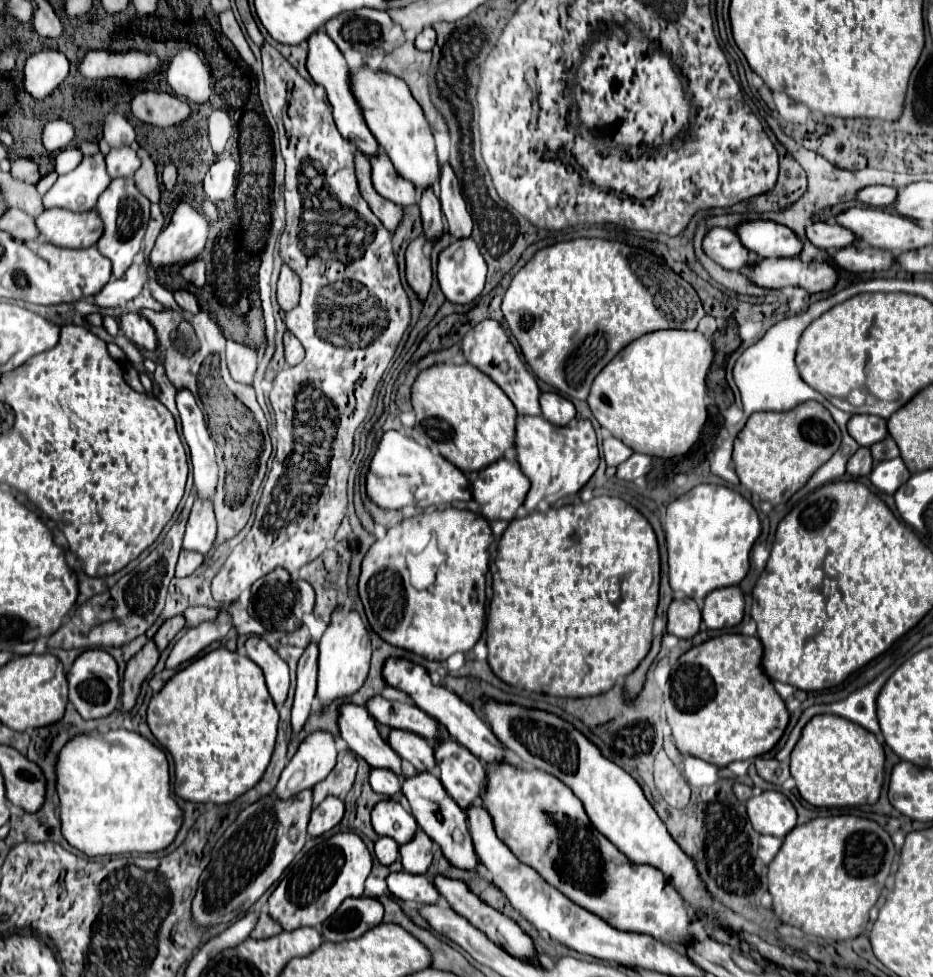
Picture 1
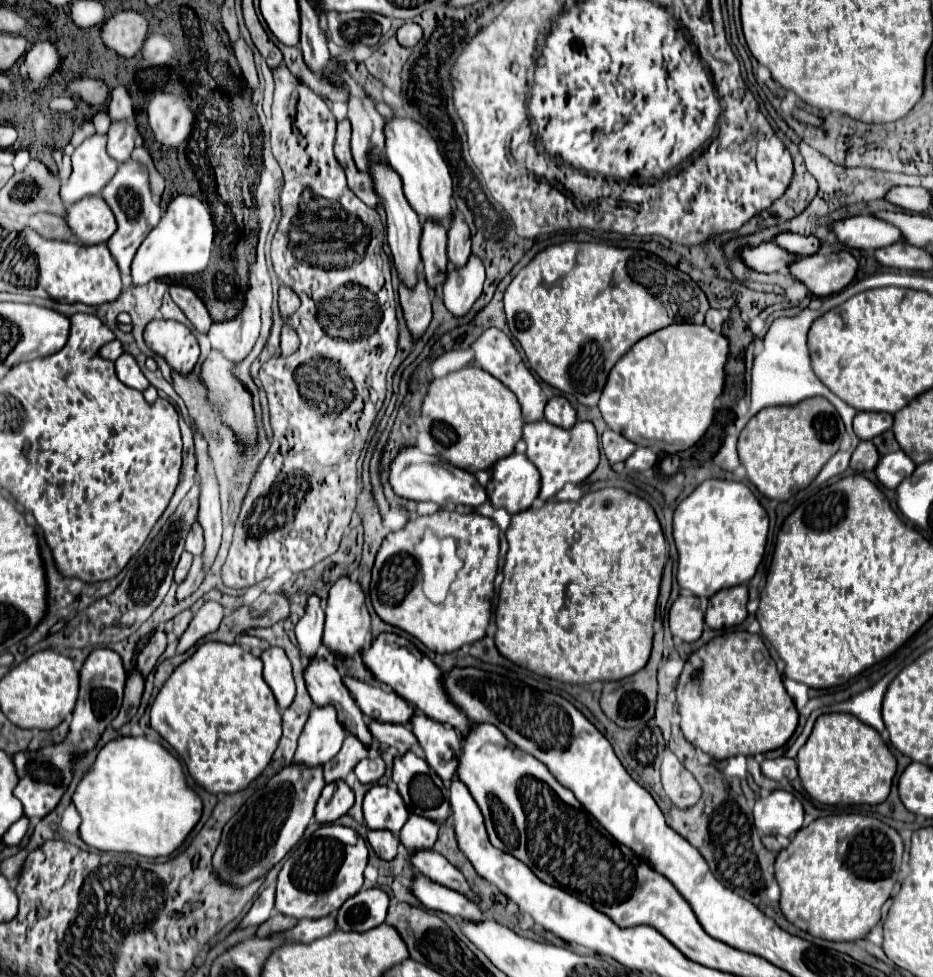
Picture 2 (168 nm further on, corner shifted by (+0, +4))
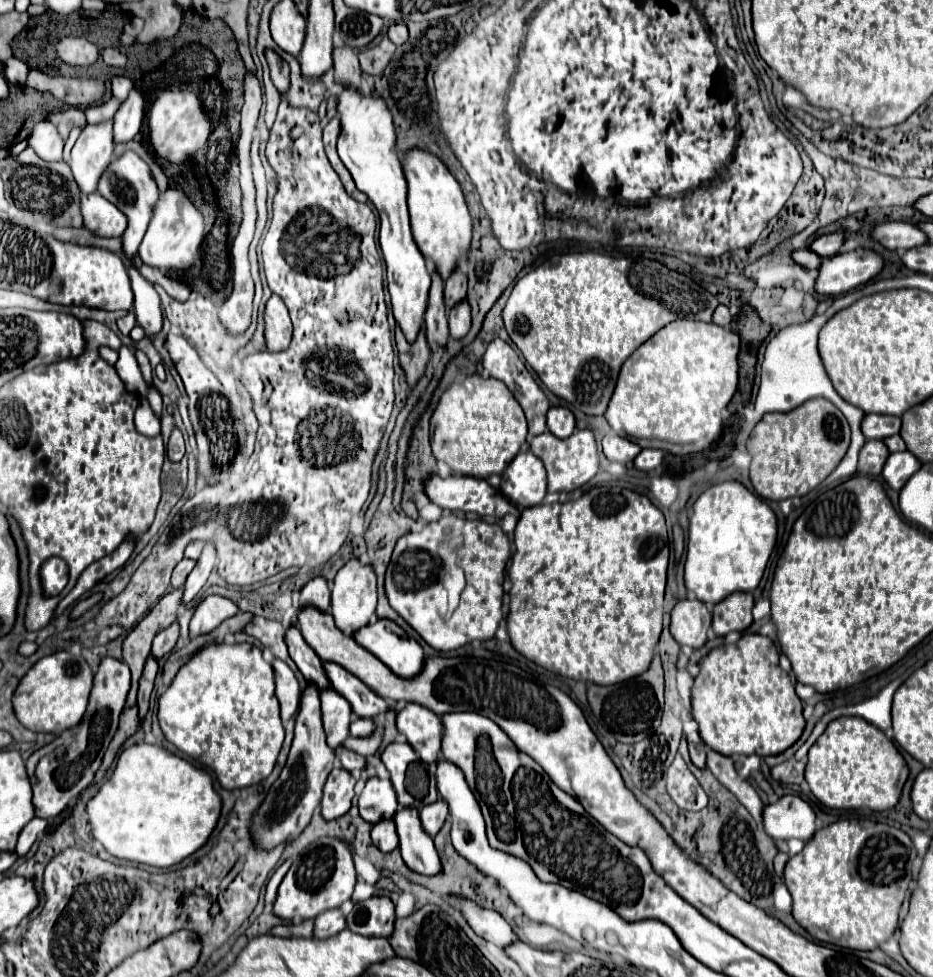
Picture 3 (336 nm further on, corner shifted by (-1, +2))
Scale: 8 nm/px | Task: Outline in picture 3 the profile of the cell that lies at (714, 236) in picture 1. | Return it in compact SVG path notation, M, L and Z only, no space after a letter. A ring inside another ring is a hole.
M807 248L791 252L791 258L793 258L793 262L795 262L795 264L799 264L799 266L803 266L803 268L807 268L807 270L819 268L819 256L817 256L815 252L807 250Z

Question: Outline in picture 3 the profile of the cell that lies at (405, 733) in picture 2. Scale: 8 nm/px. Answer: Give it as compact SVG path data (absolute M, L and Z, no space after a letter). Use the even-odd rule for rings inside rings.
M355 718L351 722L351 736L357 736L357 738L363 738L363 736L371 736L375 732L375 722L371 722L369 718Z

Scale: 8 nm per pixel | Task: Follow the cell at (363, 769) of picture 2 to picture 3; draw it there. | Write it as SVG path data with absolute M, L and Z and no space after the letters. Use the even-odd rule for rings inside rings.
M341 746L335 754L337 754L341 766L343 766L345 770L353 772L353 774L357 774L357 772L361 772L361 770L367 768L367 760L365 760L363 756L359 756L359 754L347 754L347 750L343 750L343 746Z

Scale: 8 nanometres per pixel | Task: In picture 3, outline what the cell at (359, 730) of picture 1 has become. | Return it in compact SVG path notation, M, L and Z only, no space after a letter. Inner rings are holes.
M293 626L287 628L285 632L285 640L287 640L287 648L289 648L289 656L291 660L297 664L297 668L301 670L303 678L309 684L315 684L317 690L327 690L331 688L331 682L323 670L323 662L321 658L311 650L311 646L307 646L307 642L303 640L301 632Z

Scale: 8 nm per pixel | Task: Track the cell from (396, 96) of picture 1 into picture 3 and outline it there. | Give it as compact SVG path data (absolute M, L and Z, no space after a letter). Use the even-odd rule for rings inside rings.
M419 148L405 150L403 172L409 190L407 204L413 238L421 246L423 256L433 260L433 268L441 272L441 278L447 278L447 274L451 274L451 270L455 270L461 258L467 254L471 242L471 216L461 186L439 158Z

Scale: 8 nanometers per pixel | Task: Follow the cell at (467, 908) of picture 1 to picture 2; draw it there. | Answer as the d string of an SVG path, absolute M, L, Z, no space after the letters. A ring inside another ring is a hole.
M430 850L430 852L414 852L414 856L410 856L412 866L426 878L430 878L432 882L438 882L442 886L448 886L456 892L462 894L470 894L468 882L464 880L462 872L458 872L458 868L454 868L450 862L446 862L442 858L442 854Z

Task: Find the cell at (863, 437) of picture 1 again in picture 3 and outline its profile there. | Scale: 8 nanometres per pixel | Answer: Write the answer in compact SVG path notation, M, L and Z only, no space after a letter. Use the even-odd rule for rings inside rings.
M865 414L861 422L861 432L865 438L883 440L893 434L899 434L901 418L897 416L883 416L883 414Z

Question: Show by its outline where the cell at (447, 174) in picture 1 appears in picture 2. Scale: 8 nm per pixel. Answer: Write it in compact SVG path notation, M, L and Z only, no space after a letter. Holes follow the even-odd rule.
M454 214L448 230L448 260L452 266L464 266L466 260L470 258L470 232L466 224L460 220L458 214Z

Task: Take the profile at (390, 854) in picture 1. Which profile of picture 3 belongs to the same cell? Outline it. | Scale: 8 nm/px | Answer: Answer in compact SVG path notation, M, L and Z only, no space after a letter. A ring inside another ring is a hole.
M379 822L379 826L373 826L371 840L381 852L393 852L399 848L399 838L397 838L393 822Z

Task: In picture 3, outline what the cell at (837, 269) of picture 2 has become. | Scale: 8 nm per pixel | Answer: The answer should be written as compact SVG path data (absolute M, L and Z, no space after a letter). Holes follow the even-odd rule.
M857 248L853 252L835 254L821 260L815 290L825 296L839 296L869 282L883 268L883 260L871 252Z

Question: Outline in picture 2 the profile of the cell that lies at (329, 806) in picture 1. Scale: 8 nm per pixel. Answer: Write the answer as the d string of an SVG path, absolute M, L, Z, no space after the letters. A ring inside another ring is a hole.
M336 780L334 784L326 784L318 804L316 804L316 820L320 824L328 824L344 816L354 804L354 792L344 780Z

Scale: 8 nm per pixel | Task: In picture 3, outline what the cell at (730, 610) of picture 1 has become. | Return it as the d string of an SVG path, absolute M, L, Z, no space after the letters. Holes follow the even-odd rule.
M735 592L727 596L723 602L715 604L713 608L713 630L717 636L725 636L733 630L745 630L753 618L753 594L751 592Z

